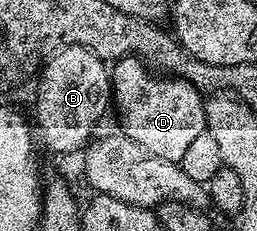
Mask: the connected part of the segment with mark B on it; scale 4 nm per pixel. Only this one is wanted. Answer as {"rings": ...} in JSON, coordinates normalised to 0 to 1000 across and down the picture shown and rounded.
{"rings":[[[245,199],[218,221],[152,307],[156,377],[140,390],[140,528],[156,541],[148,597],[171,610],[187,649],[218,667],[280,667],[296,649],[315,654],[354,602],[354,571],[374,528],[401,502],[416,459],[424,472],[432,437],[432,325],[424,320],[409,264],[358,216],[327,199]]]}

